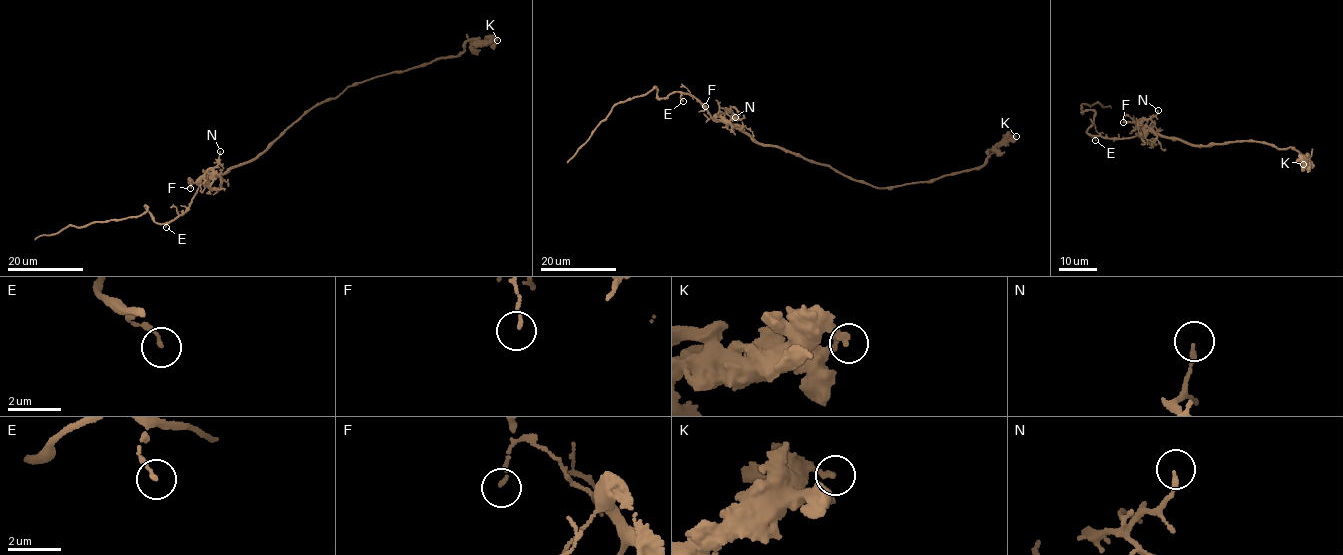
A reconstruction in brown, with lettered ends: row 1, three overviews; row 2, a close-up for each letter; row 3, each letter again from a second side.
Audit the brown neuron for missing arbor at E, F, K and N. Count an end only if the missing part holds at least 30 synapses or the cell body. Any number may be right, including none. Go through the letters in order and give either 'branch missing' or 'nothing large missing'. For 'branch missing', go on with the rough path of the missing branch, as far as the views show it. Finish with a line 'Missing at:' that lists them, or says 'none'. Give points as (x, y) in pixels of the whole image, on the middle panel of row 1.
E: nothing large missing
F: nothing large missing
K: nothing large missing
N: nothing large missing
Missing at: none

